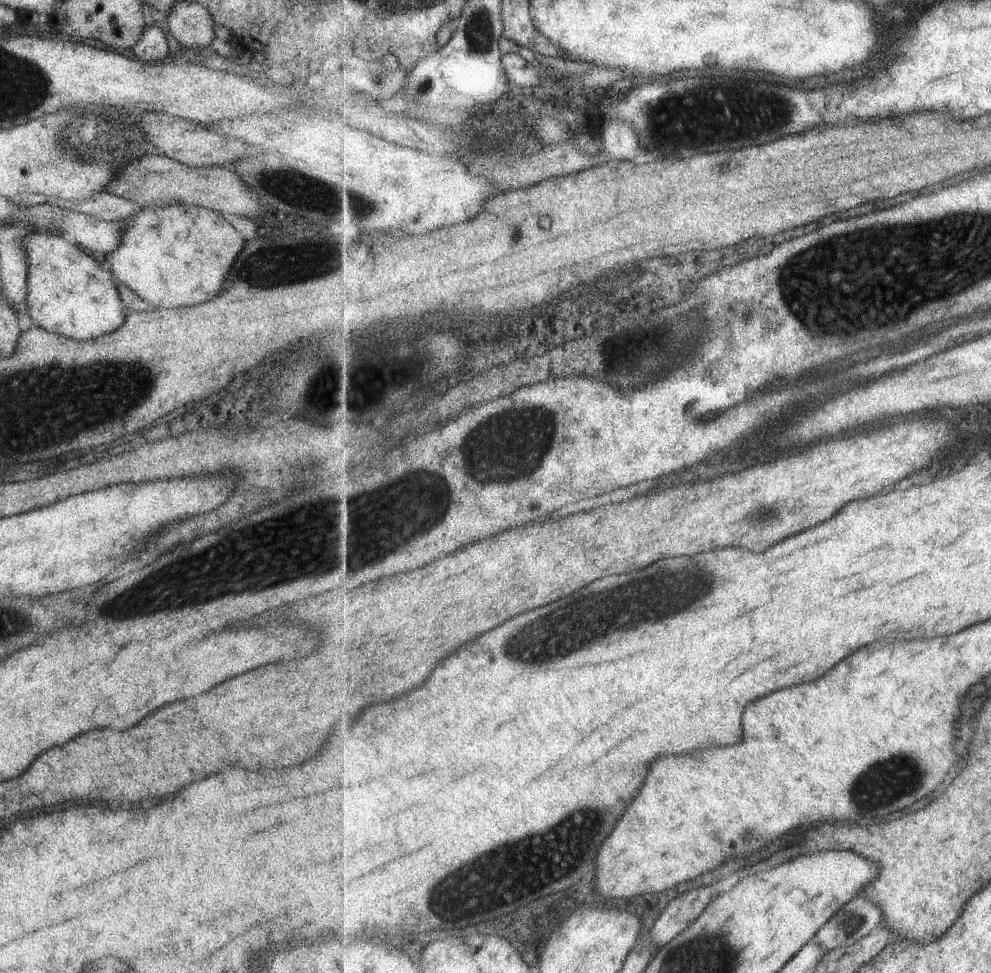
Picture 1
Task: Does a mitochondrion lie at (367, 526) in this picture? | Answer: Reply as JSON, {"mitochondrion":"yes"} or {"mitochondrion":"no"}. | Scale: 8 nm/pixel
{"mitochondrion":"yes"}

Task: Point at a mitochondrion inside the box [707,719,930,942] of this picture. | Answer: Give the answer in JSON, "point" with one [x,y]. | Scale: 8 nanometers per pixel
{"point":[880,784]}

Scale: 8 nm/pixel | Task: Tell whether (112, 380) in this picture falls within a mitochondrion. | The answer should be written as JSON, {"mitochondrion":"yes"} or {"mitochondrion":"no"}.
{"mitochondrion":"yes"}

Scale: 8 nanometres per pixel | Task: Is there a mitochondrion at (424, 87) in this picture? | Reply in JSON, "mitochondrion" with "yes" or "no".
{"mitochondrion":"no"}

